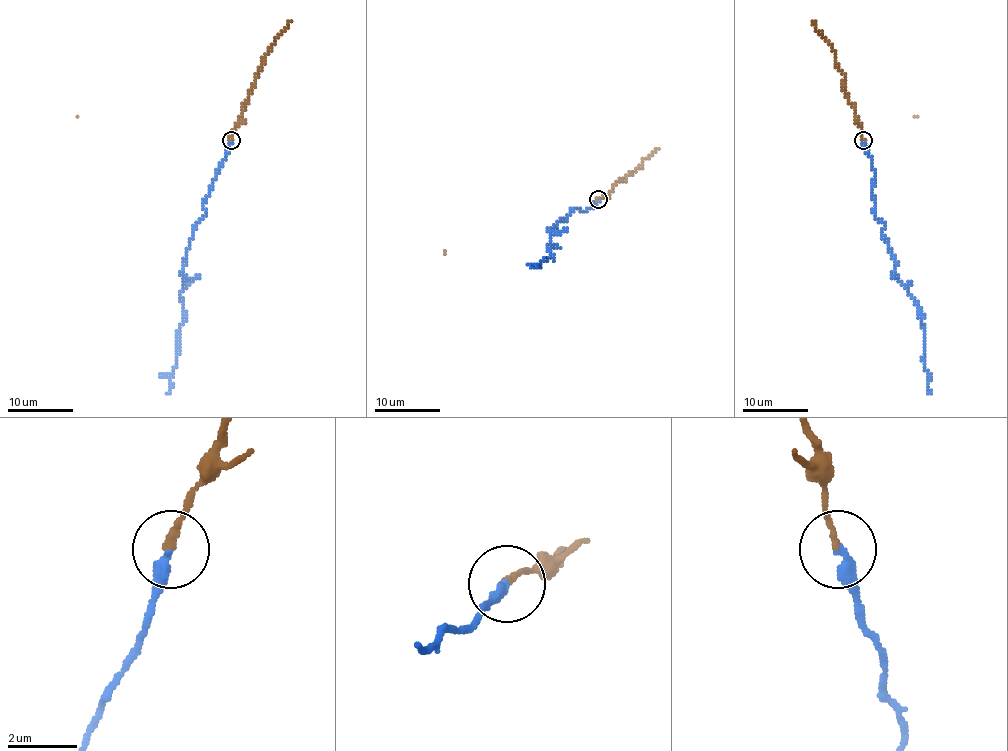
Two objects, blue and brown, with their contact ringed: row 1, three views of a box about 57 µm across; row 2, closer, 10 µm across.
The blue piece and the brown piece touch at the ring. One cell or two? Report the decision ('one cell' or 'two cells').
one cell

